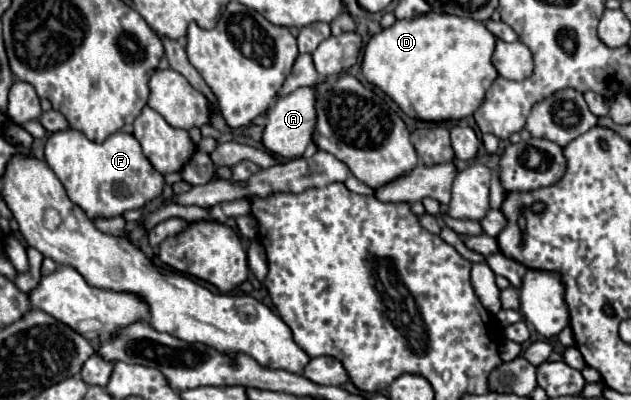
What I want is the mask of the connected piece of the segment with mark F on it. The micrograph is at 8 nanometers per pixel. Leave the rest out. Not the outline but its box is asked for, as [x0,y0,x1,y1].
[46,129,164,219]

